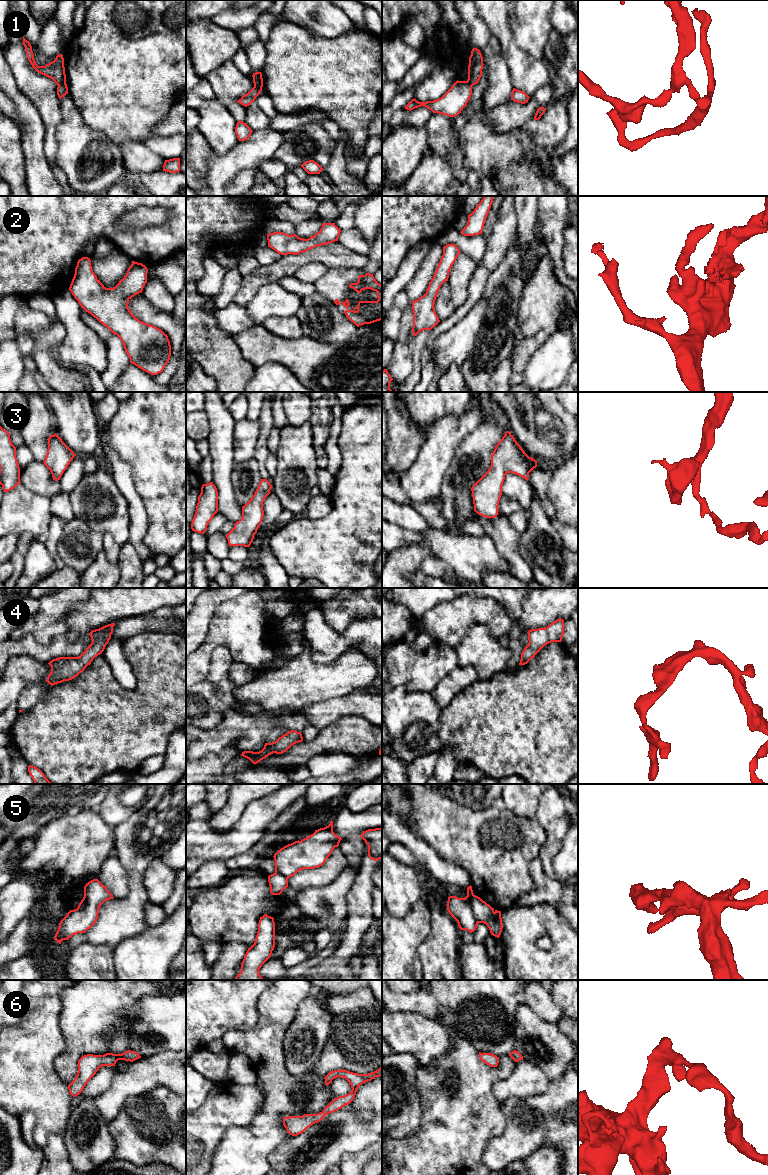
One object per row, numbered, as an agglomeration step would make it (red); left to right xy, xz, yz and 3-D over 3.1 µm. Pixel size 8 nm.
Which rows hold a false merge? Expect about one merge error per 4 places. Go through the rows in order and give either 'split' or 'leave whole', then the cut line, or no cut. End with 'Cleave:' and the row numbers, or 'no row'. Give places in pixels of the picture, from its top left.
1: split | xy (65, 82), (58, 85)
2: leave whole | no cut
3: leave whole | no cut
4: leave whole | no cut
5: split | yz (473, 895), (471, 907), (474, 918), (478, 922)
6: leave whole | no cut
Cleave: 1, 5

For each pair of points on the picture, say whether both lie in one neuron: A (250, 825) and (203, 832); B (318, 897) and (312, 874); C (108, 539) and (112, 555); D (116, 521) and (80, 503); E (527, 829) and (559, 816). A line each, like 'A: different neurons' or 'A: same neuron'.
A: same neuron
B: different neurons
C: same neuron
D: same neuron
E: different neurons

